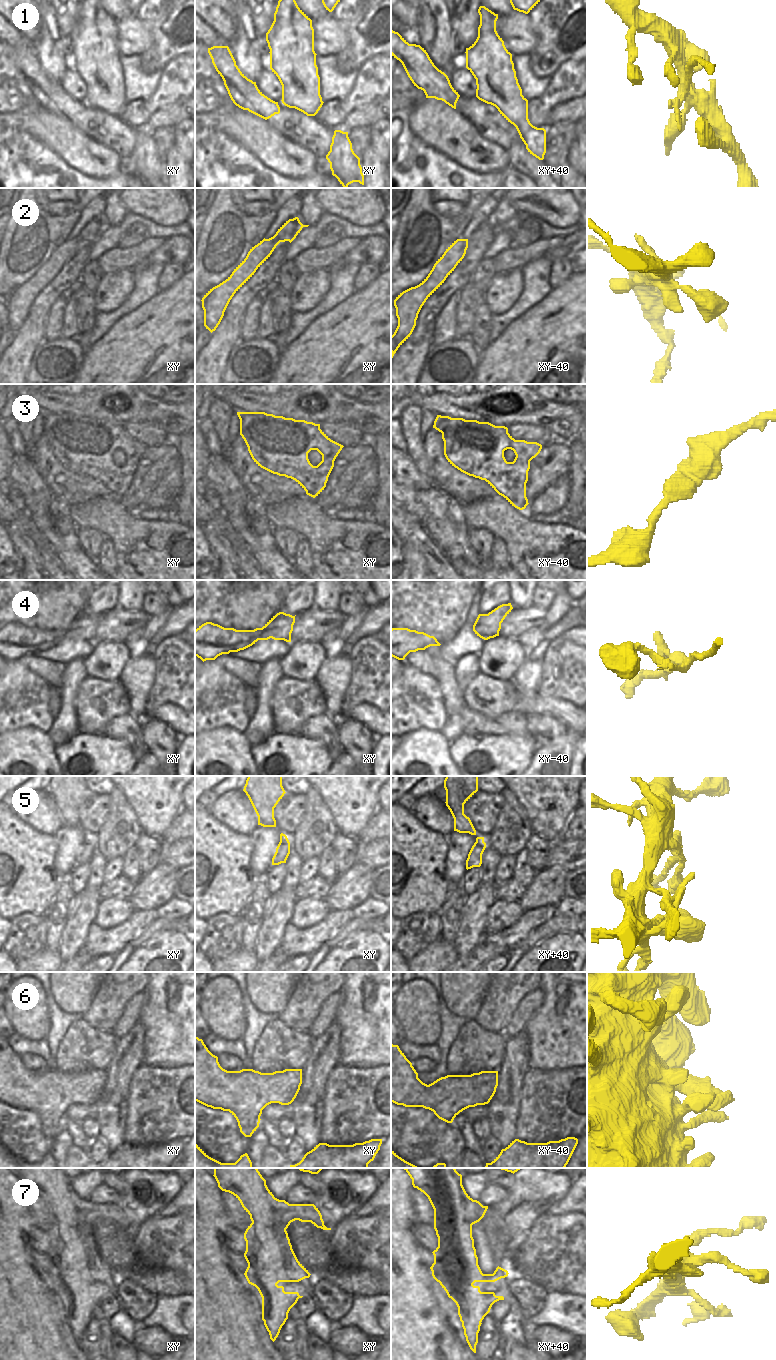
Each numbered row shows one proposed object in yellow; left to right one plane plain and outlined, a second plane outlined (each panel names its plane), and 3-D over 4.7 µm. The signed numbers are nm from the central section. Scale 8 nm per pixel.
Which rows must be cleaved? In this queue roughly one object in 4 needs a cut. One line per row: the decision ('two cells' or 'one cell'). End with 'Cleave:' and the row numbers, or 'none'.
1: two cells
2: one cell
3: one cell
4: one cell
5: one cell
6: one cell
7: two cells
Cleave: 1, 7

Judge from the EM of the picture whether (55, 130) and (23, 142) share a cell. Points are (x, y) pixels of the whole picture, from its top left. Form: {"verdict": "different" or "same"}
{"verdict": "different"}

